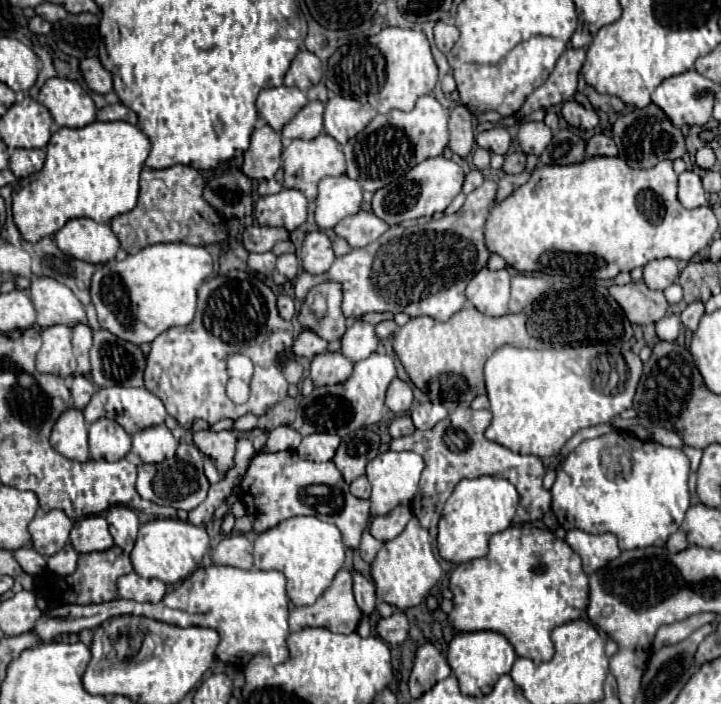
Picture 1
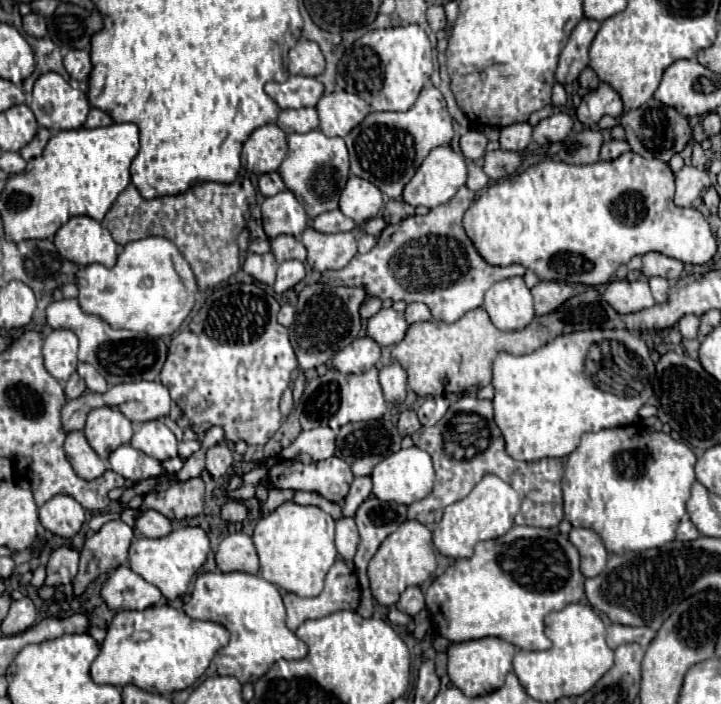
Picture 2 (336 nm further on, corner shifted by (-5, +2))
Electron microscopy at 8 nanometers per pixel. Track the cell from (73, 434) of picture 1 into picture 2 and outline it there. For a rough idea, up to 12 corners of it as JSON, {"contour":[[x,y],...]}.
{"contour":[[71,431],[65,453],[73,471],[87,481],[105,473],[105,463],[83,431]]}

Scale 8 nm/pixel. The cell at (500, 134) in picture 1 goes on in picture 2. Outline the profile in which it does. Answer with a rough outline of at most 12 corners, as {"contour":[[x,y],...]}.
{"contour":[[513,123],[501,129],[501,149],[523,151],[533,127]]}

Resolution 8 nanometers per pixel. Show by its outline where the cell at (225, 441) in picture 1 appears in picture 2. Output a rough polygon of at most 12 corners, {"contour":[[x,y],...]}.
{"contour":[[225,443],[207,449],[213,479],[229,471],[233,457]]}

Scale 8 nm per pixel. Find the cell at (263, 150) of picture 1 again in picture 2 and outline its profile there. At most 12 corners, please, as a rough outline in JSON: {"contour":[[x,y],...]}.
{"contour":[[267,123],[243,145],[247,171],[277,171],[287,135]]}

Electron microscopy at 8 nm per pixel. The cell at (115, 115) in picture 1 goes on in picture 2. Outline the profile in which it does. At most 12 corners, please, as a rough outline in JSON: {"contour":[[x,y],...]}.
{"contour":[[91,109],[85,127],[105,127],[113,119],[99,109]]}

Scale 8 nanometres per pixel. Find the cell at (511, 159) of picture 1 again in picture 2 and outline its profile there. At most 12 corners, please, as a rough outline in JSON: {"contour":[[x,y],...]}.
{"contour":[[513,151],[485,153],[483,171],[497,181],[517,171],[521,157]]}

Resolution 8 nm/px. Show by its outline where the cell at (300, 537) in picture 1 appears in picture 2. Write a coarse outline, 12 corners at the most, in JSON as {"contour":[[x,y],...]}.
{"contour":[[285,501],[253,531],[261,577],[319,595],[333,517]]}

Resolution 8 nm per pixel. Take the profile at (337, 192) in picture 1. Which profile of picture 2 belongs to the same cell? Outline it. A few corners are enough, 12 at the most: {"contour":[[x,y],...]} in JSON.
{"contour":[[349,177],[339,209],[355,223],[377,217],[381,191]]}

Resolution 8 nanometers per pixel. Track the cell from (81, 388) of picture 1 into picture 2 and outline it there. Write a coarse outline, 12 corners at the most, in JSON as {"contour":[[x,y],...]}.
{"contour":[[77,373],[67,379],[67,399],[77,399],[87,391]]}

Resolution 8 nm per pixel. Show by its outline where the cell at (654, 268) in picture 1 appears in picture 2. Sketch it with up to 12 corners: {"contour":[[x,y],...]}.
{"contour":[[663,253],[643,255],[645,277],[679,279],[683,263]]}

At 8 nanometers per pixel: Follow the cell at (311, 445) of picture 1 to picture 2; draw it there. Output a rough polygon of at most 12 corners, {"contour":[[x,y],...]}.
{"contour":[[325,425],[301,431],[279,457],[313,461],[335,453],[335,431]]}

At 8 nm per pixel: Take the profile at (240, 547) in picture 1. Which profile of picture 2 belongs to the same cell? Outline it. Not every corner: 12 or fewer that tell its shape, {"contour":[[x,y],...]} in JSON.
{"contour":[[227,535],[215,553],[223,573],[259,573],[253,539]]}

